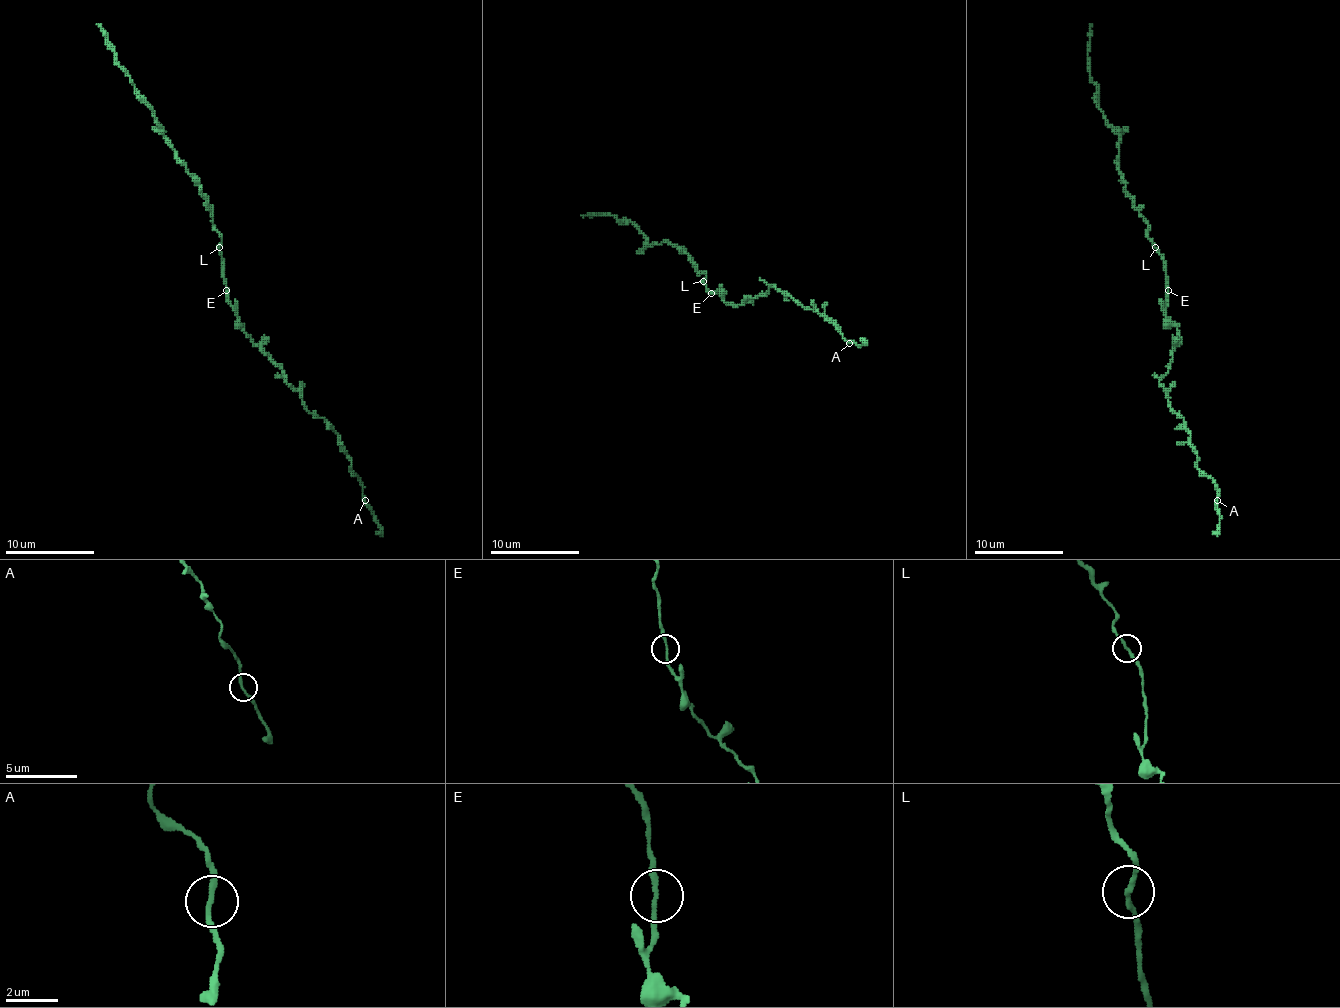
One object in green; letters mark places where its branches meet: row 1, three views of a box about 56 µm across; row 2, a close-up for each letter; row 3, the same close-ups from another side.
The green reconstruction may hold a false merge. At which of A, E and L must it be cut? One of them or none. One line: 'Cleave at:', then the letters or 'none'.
Cleave at: none

